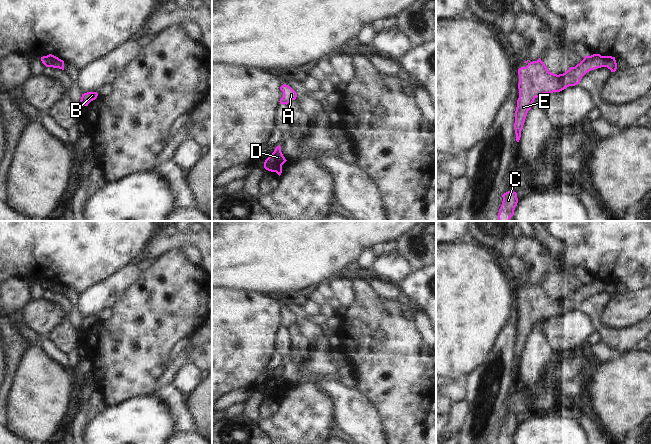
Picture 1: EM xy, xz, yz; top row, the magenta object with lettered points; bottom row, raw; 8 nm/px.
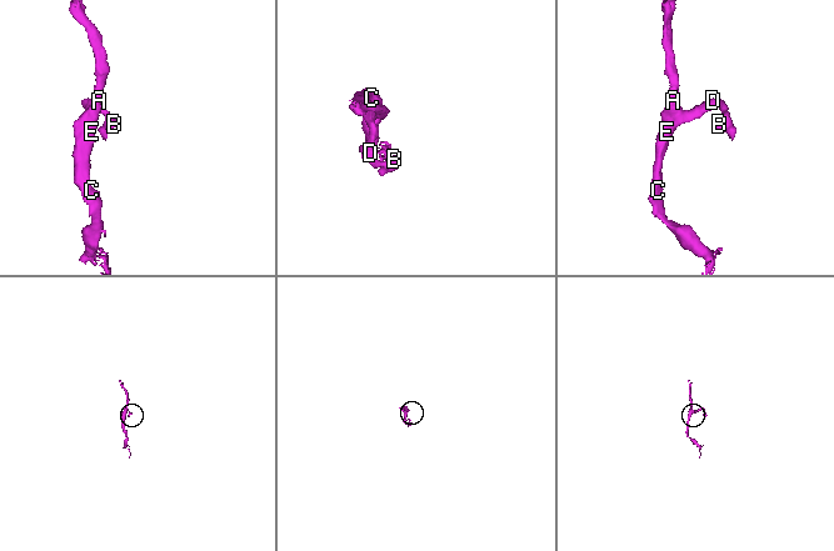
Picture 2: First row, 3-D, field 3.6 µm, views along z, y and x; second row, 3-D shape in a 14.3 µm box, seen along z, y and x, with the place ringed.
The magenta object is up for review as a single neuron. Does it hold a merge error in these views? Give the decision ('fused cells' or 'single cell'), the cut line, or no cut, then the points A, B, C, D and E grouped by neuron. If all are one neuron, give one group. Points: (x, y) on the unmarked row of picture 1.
fused cells; cut in xy along (55, 280), (50, 290); A C D E / B

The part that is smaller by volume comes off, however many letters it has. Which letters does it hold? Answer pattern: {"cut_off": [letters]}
{"cut_off": ["B"]}

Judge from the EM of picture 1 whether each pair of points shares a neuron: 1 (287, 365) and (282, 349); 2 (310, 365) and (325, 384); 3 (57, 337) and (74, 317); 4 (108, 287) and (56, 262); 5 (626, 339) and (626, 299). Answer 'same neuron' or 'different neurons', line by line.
1: different neurons
2: different neurons
3: different neurons
4: different neurons
5: different neurons

